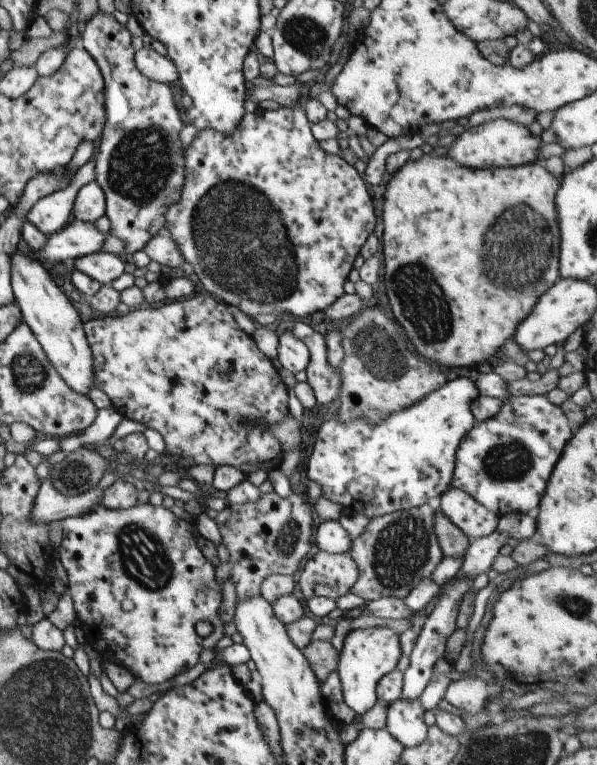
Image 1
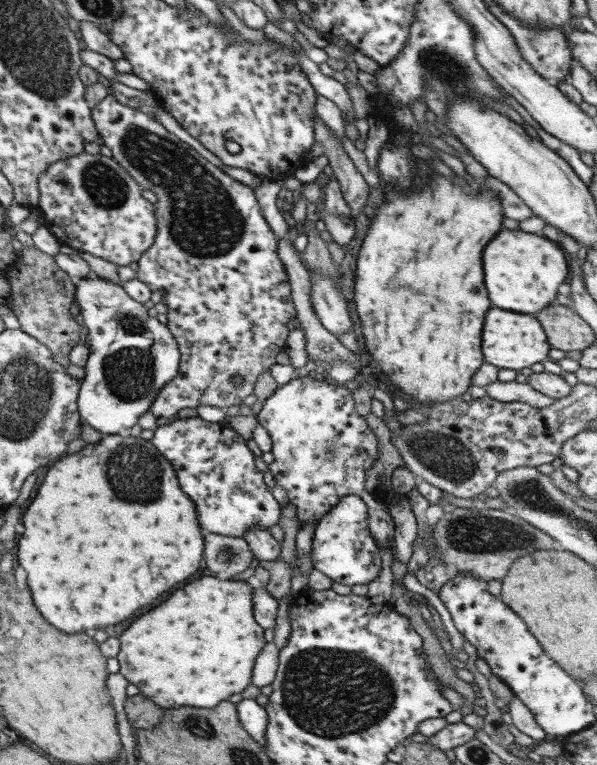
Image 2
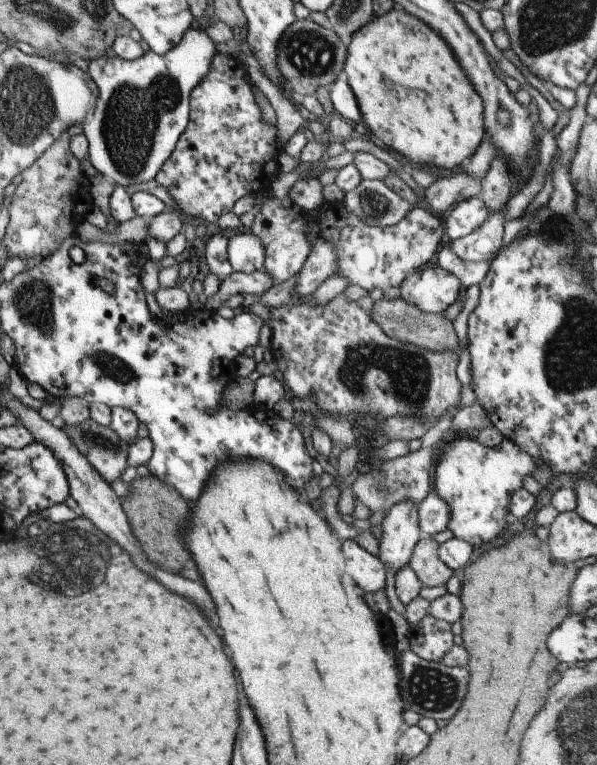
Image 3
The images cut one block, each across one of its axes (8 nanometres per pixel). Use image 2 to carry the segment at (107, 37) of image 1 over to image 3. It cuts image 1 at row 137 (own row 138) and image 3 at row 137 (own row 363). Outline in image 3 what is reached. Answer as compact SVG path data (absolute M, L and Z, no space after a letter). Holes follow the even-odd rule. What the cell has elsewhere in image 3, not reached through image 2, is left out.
M215 53L209 64L209 72L189 93L187 126L173 147L169 158L155 174L153 181L167 190L179 210L193 218L221 223L222 214L233 208L235 200L245 195L259 196L266 192L269 183L275 179L279 171L279 152L273 142L276 128L263 122L251 89L244 64L237 58Z

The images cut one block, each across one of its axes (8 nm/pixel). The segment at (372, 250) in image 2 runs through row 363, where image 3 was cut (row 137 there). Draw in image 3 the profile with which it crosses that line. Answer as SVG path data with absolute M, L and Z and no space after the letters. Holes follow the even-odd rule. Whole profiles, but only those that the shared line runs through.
M391 10L387 14L377 12L365 26L351 34L342 70L368 134L373 134L387 148L392 148L413 164L425 163L449 170L464 166L484 132L481 98L477 100L477 94L473 94L469 82L465 82L465 72L461 74L463 68L457 66L449 48L445 48L441 38L427 30L423 22L417 22L417 18L403 10Z

